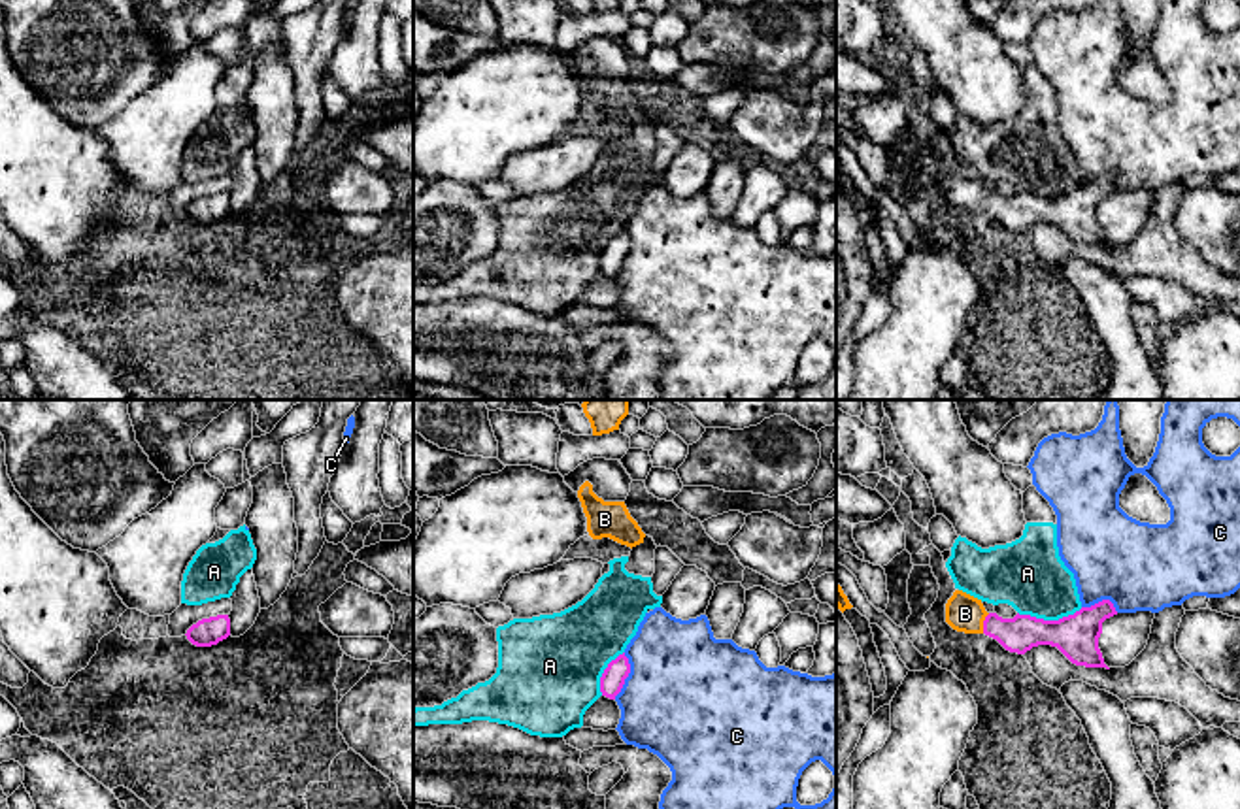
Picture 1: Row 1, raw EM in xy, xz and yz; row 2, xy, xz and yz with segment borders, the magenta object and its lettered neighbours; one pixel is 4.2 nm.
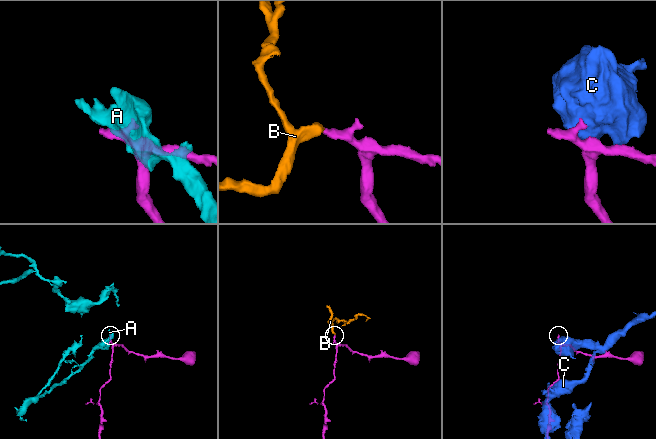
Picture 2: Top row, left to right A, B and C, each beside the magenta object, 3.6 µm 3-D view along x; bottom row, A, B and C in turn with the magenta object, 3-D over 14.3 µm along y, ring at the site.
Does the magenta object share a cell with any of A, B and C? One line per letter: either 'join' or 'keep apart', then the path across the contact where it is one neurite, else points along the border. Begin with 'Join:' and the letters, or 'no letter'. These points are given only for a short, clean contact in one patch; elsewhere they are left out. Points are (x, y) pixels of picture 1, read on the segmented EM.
Join: B
A: keep apart
B: join | across yz (1020, 634), (984, 623), (965, 613)
C: keep apart

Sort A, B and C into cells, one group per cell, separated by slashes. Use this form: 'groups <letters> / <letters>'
groups A / B / C

